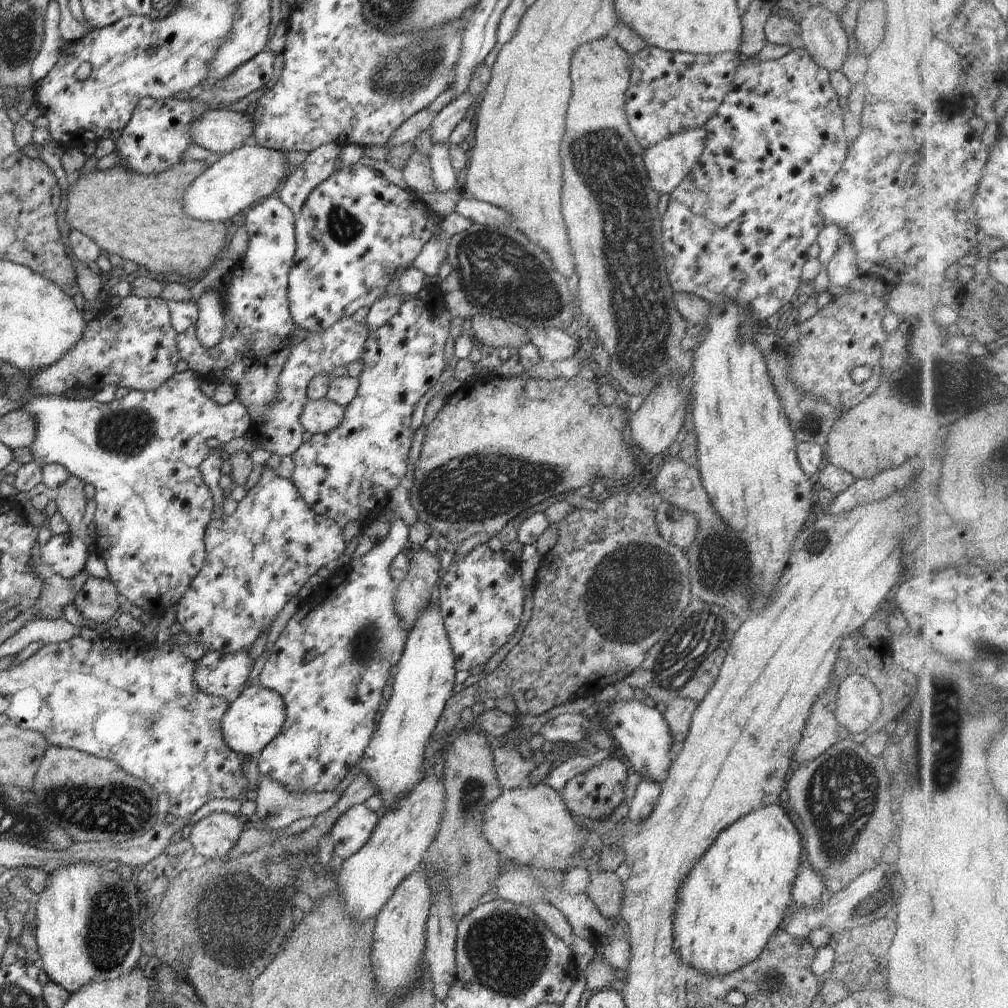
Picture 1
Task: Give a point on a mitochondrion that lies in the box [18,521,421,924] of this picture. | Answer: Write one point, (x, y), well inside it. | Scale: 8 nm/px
(107, 810)

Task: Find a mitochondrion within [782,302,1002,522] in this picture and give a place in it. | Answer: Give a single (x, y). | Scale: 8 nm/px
(944, 374)

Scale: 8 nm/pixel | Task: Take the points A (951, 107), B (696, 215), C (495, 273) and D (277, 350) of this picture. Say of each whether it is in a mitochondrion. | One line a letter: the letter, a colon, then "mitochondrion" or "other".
A: other
B: other
C: mitochondrion
D: other

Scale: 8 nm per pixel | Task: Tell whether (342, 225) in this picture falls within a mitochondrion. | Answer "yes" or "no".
yes

